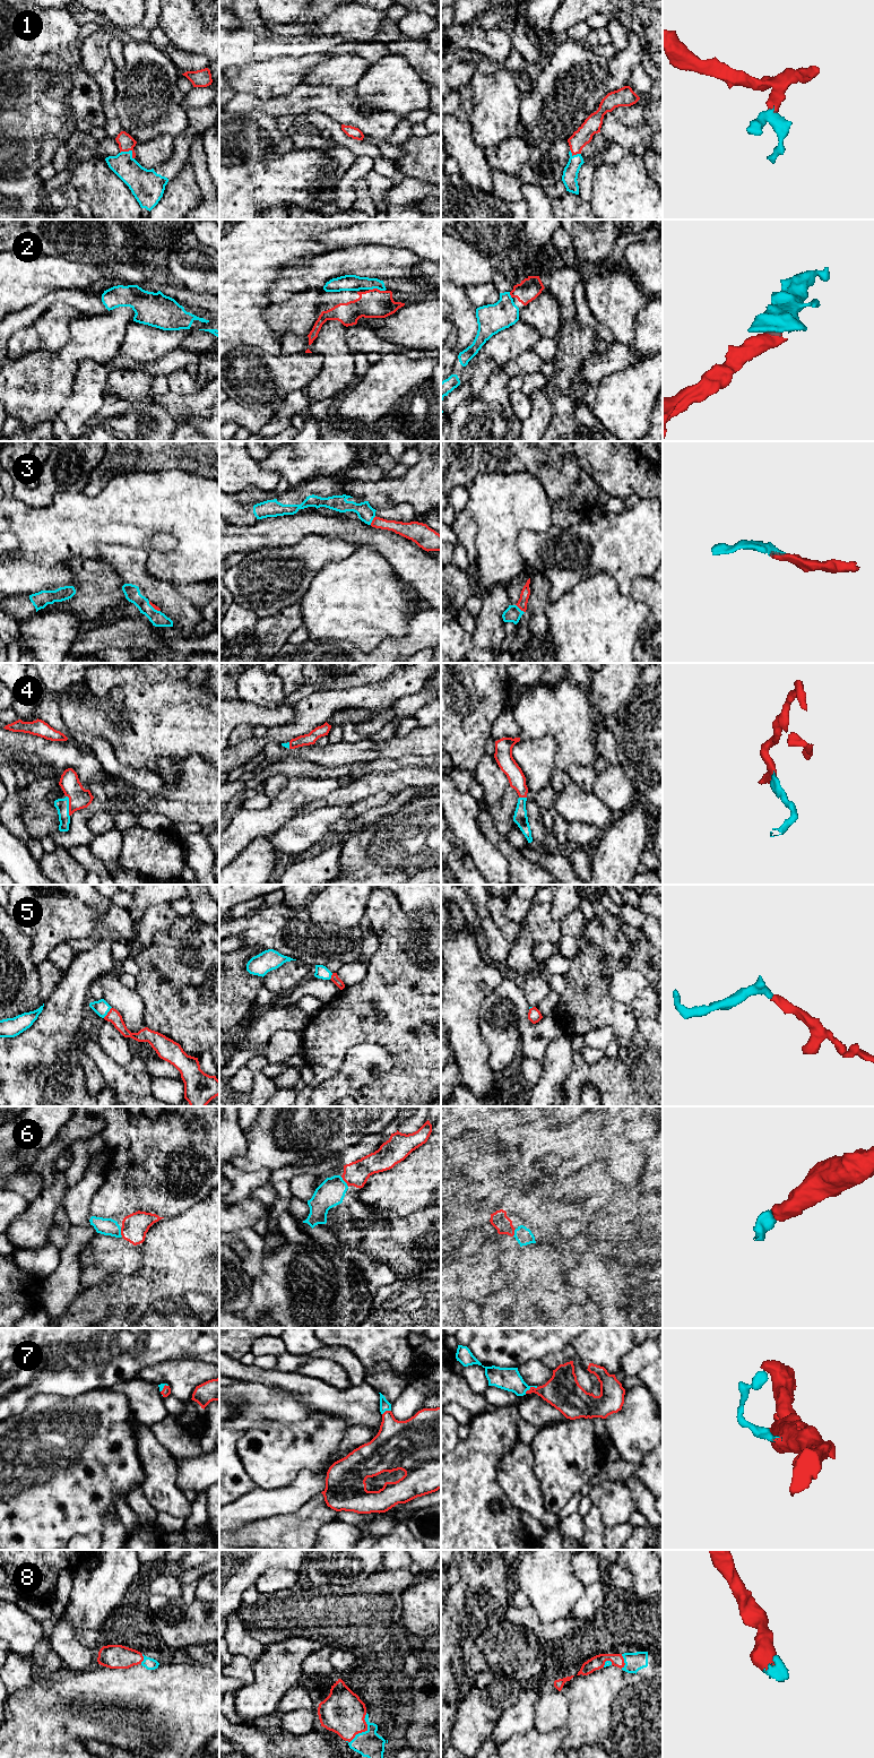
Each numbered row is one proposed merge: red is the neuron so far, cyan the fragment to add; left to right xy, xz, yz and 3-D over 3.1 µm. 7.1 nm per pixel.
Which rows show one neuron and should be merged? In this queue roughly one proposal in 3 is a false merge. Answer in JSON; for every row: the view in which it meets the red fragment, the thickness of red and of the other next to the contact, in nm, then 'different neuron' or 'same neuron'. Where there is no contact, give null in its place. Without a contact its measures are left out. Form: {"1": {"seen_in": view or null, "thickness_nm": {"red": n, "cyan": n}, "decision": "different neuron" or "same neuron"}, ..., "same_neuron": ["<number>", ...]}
{"1": {"seen_in": "xy", "thickness_nm": {"red": 110, "cyan": 200}, "decision": "same neuron"}, "2": {"seen_in": "xz", "thickness_nm": {"red": 200, "cyan": 110}, "decision": "same neuron"}, "3": {"seen_in": "xz", "thickness_nm": {"red": 110, "cyan": 120}, "decision": "same neuron"}, "4": {"seen_in": "xy", "thickness_nm": {"red": 150, "cyan": 100}, "decision": "same neuron"}, "5": {"seen_in": "xy", "thickness_nm": {"red": 90, "cyan": 110}, "decision": "same neuron"}, "6": {"seen_in": "xz", "thickness_nm": {"red": 180, "cyan": 190}, "decision": "same neuron"}, "7": {"seen_in": "yz", "thickness_nm": {"red": 260, "cyan": 160}, "decision": "same neuron"}, "8": {"seen_in": "xz", "thickness_nm": {"red": 300, "cyan": 190}, "decision": "same neuron"}, "same_neuron": ["1", "2", "3", "4", "5", "6", "7", "8"]}

